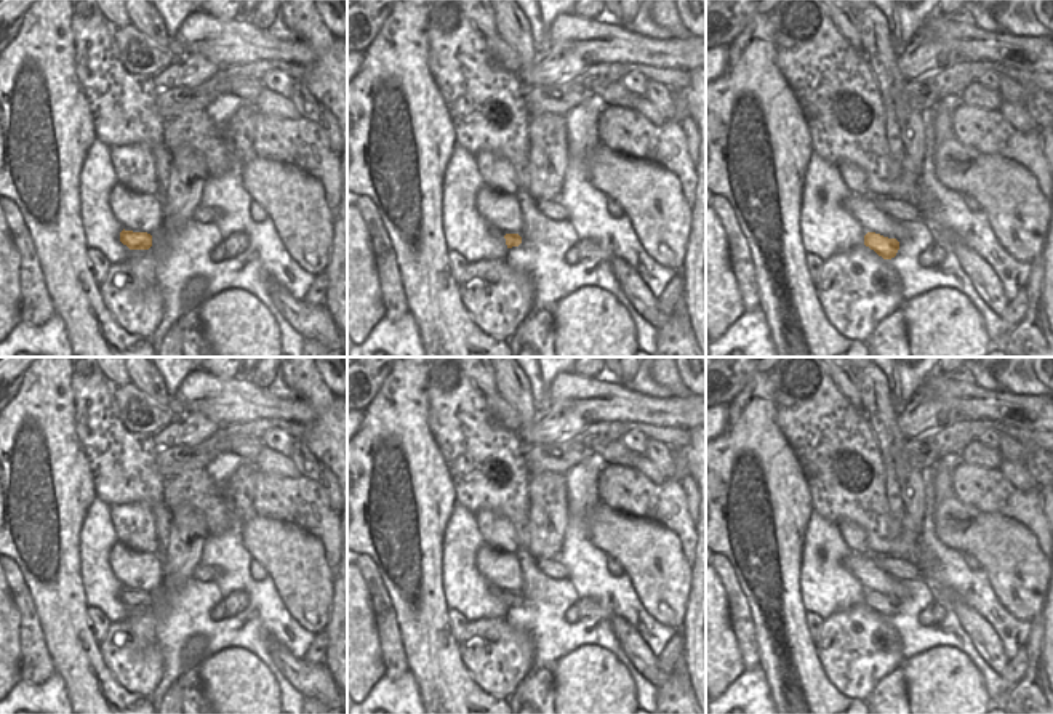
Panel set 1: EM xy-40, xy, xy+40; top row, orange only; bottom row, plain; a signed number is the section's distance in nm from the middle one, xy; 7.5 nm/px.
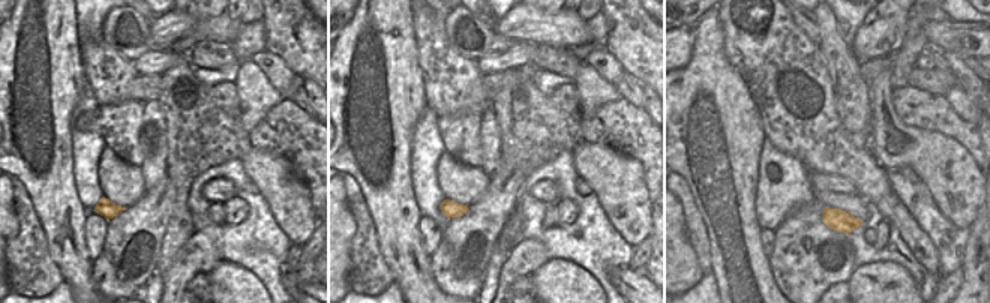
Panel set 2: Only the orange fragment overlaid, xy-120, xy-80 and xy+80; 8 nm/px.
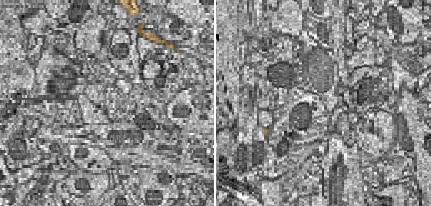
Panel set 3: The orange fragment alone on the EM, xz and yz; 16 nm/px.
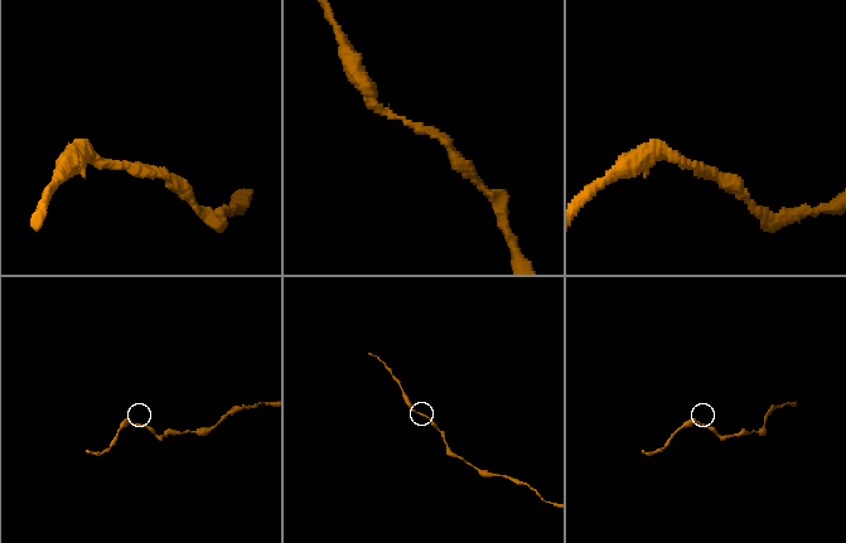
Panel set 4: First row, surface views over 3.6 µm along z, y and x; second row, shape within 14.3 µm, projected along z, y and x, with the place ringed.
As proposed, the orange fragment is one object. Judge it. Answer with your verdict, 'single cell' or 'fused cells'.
single cell

